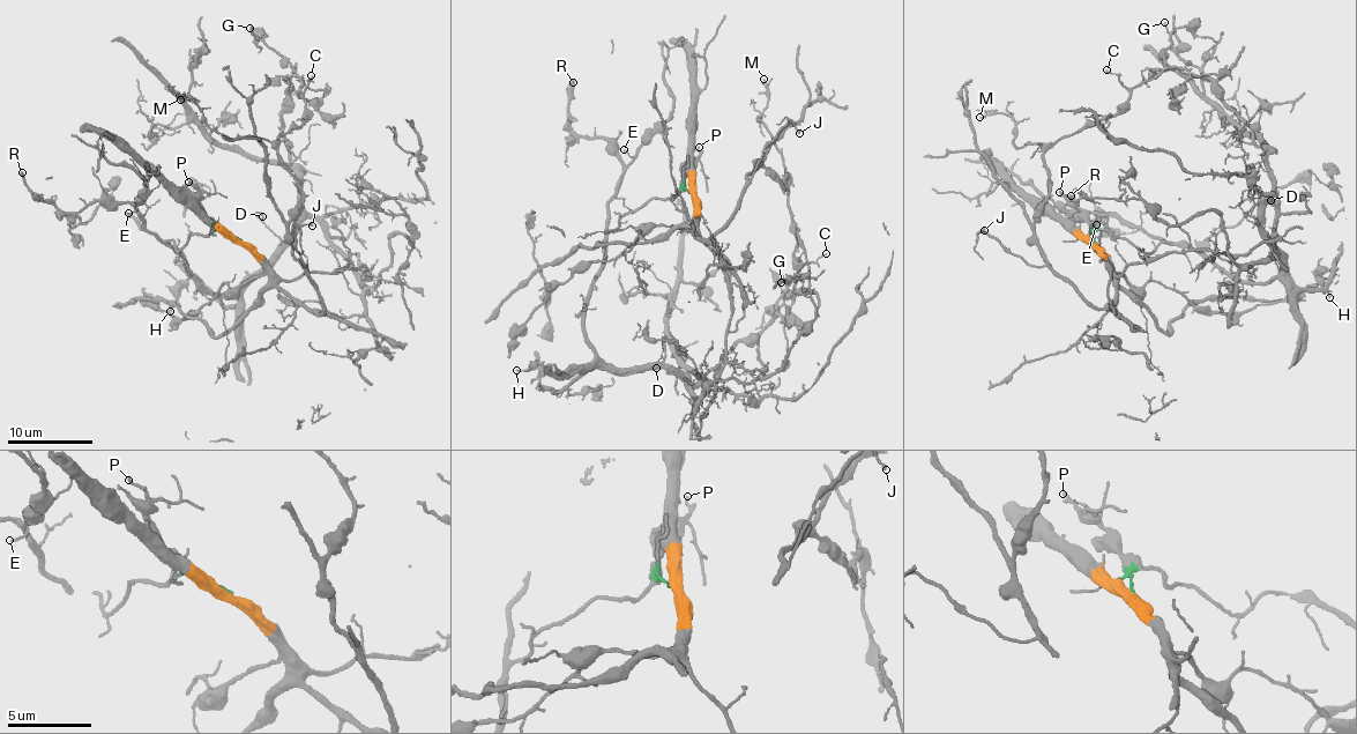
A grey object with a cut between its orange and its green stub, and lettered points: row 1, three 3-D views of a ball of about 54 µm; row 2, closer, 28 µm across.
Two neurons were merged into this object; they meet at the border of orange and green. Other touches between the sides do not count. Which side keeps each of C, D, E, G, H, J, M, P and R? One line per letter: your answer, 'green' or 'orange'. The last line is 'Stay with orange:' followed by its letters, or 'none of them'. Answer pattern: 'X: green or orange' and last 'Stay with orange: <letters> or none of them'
C: orange
D: green
E: green
G: orange
H: green
J: orange
M: orange
P: green
R: green
Stay with orange: C, G, J, M

